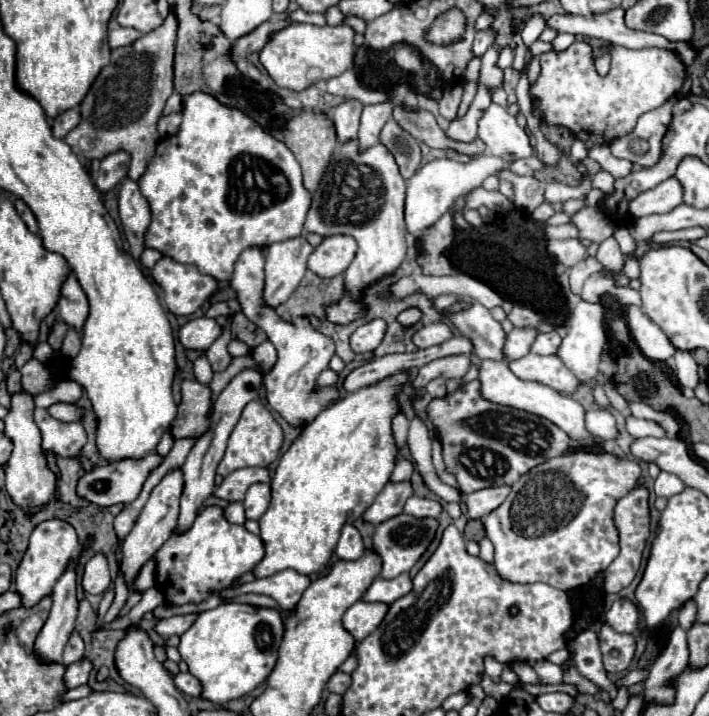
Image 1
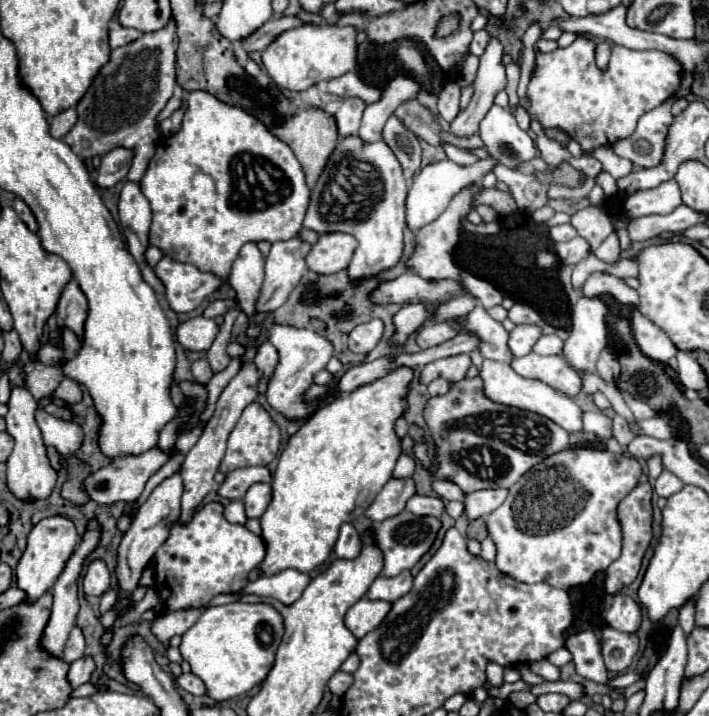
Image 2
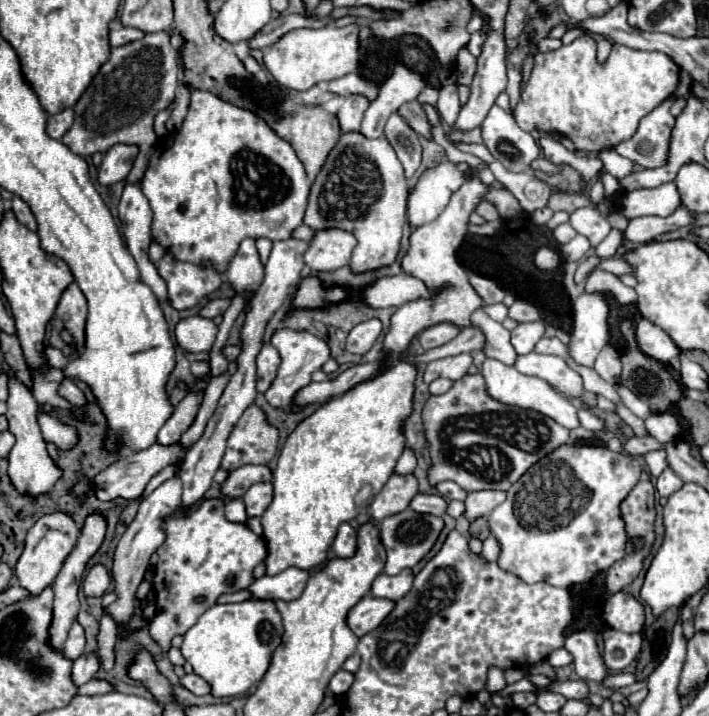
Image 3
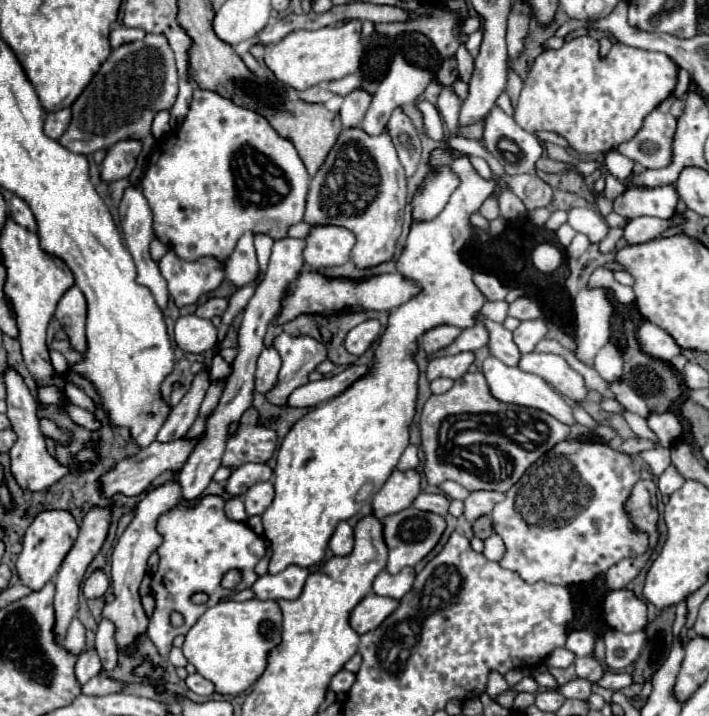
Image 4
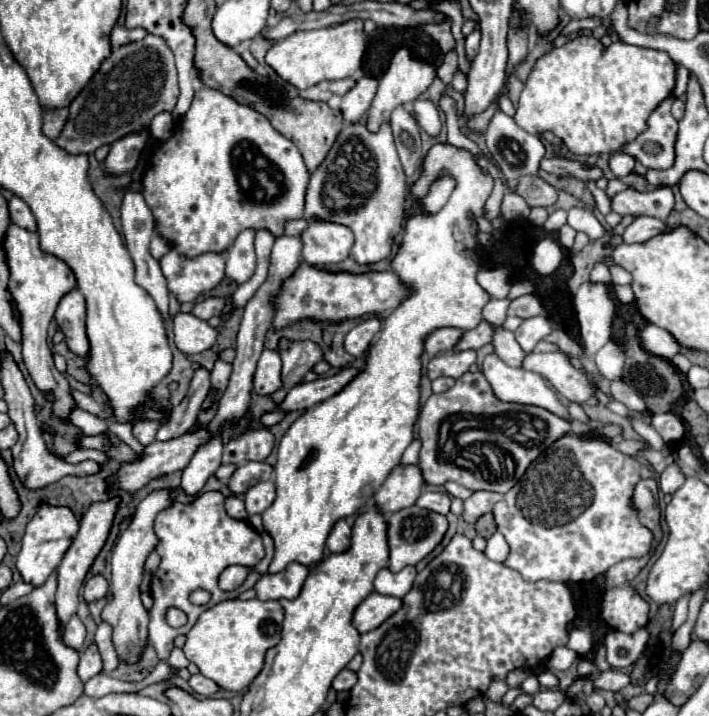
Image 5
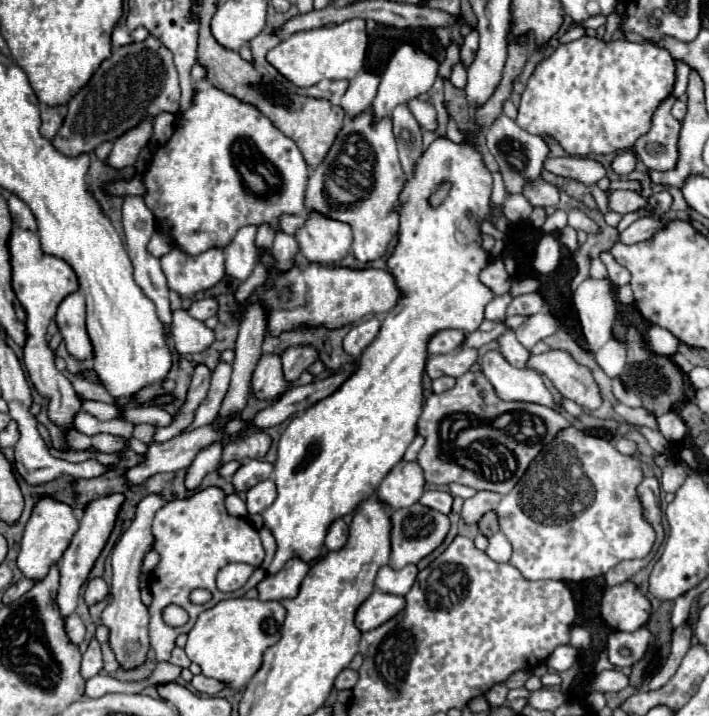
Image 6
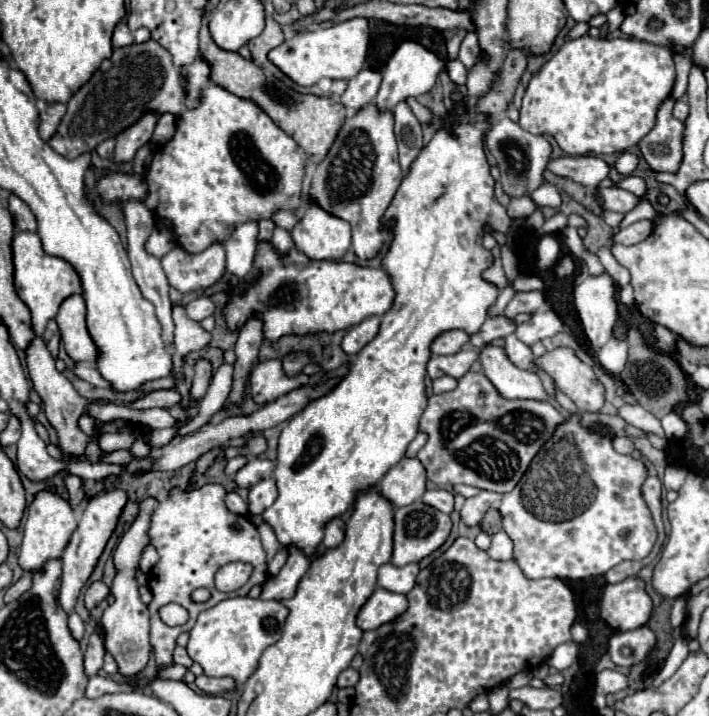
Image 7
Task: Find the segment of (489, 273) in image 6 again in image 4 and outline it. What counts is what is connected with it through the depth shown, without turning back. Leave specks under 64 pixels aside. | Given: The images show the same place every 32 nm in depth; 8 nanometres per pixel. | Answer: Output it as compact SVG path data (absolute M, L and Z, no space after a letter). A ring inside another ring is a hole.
M476 272L476 274L474 274L474 284L476 284L476 288L484 294L484 298L486 298L488 302L504 300L506 294L508 294L508 288L498 280L498 276L486 276L486 274Z

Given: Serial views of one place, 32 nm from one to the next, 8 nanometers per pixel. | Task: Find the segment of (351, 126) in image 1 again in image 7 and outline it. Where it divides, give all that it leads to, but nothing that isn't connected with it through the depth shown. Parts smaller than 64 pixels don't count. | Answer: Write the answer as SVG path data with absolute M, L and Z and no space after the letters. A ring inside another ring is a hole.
M360 72L352 80L348 80L348 88L342 94L342 106L348 108L348 112L358 112L364 106L374 102L374 96L378 94L382 82L382 72Z

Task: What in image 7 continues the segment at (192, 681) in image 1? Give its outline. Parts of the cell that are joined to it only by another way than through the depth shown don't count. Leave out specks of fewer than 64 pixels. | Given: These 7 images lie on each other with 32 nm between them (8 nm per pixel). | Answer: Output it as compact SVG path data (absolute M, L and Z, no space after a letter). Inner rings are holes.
M196 676L196 680L194 680L194 684L202 690L202 692L206 692L206 694L212 694L212 696L216 696L216 694L220 694L220 692L226 692L226 690L232 690L236 684L234 684L234 680L230 680L230 678L210 678L210 676Z

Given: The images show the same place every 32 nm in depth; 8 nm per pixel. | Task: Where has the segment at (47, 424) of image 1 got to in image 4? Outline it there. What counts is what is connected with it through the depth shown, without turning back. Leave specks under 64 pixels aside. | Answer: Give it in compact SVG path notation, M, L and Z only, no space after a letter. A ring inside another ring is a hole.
M40 418L40 430L42 430L42 434L46 436L46 438L52 438L54 442L58 442L58 444L70 444L70 440L72 440L72 434L70 432L66 432L66 430L62 430L54 420L50 420L50 418Z

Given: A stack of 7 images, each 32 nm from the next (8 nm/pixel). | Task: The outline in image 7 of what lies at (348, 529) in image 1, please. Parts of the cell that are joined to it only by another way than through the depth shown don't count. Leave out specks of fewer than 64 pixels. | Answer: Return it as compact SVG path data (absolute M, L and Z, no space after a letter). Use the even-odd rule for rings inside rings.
M342 518L330 520L324 528L324 546L326 548L338 548L344 540L344 532L346 532L346 524L342 522Z

